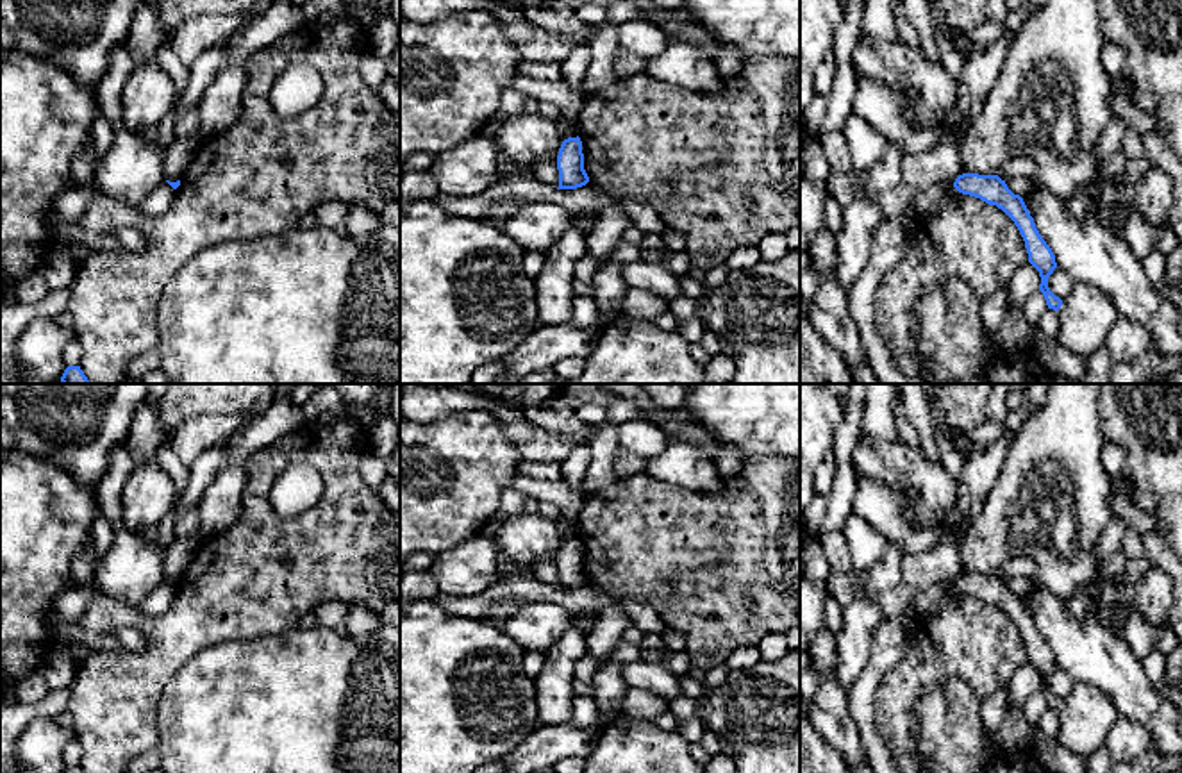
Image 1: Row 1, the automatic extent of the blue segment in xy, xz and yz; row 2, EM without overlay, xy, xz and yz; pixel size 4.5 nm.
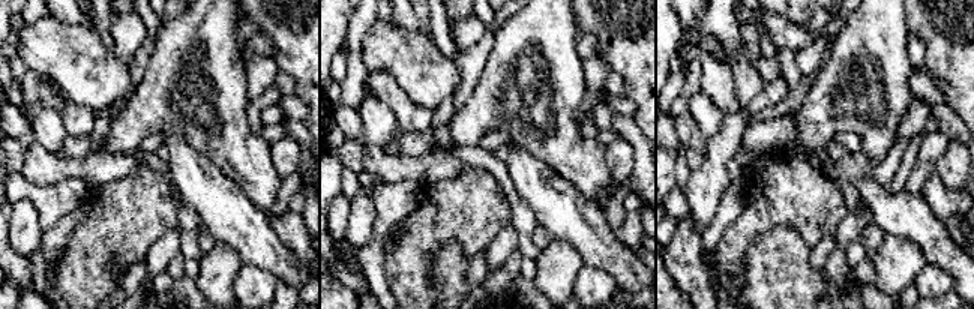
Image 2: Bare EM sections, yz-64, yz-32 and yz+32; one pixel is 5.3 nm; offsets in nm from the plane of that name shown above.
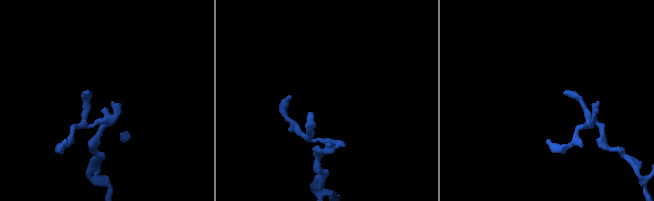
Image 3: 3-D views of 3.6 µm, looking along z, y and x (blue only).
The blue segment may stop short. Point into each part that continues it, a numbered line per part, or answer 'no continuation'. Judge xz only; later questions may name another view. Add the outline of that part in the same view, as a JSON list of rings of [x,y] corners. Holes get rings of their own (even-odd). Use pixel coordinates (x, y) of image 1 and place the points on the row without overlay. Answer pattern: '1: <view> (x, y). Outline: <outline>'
no continuation

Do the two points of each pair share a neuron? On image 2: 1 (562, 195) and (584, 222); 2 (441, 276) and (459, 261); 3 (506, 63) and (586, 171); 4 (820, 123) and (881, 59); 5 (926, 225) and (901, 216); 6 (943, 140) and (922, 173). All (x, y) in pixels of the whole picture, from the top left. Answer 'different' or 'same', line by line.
1: same
2: same
3: same
4: same
5: same
6: same

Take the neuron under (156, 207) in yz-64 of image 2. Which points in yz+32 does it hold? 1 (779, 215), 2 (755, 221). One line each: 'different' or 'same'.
1: same
2: same

